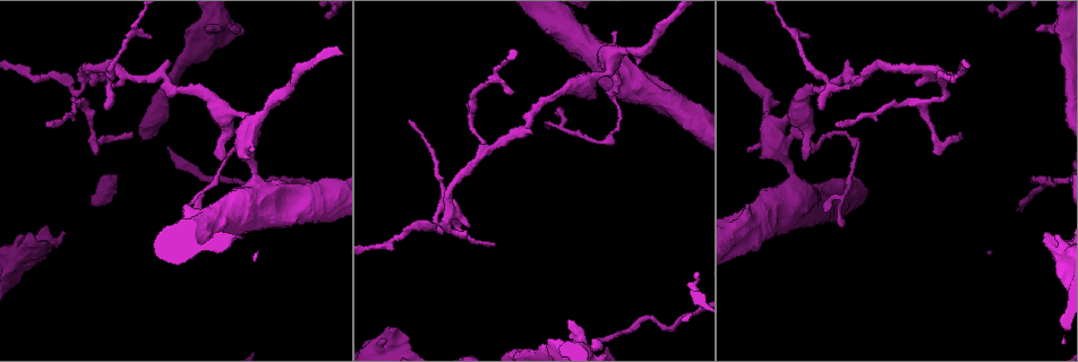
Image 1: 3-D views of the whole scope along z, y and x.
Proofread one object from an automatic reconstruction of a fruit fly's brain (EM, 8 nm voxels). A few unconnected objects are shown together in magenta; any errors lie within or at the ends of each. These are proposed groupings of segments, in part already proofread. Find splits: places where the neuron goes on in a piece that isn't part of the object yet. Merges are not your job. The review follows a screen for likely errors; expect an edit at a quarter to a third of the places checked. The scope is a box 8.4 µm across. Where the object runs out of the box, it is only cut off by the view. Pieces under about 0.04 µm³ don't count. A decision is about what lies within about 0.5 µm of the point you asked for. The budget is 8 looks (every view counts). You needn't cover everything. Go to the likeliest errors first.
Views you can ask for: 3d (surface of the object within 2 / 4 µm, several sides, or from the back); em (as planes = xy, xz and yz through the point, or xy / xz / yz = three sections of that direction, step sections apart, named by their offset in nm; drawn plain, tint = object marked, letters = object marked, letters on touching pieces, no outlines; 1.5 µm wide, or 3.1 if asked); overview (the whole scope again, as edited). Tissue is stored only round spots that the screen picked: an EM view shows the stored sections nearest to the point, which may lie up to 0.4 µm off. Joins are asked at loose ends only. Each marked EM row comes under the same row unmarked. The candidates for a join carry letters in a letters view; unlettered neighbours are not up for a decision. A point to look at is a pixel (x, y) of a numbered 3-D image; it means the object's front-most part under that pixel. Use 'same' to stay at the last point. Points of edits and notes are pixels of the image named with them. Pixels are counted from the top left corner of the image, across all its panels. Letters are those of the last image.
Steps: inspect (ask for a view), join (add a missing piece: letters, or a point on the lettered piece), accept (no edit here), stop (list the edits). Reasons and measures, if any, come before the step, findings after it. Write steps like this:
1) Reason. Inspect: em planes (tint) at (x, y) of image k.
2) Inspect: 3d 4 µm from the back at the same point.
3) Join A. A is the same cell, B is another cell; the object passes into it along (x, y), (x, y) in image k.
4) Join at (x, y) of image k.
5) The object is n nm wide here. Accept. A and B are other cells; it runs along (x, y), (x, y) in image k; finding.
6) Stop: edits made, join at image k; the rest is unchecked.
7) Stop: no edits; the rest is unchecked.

Branch stops here. Inspect: em yz step 4 (letters) at (206, 27) of image 1.

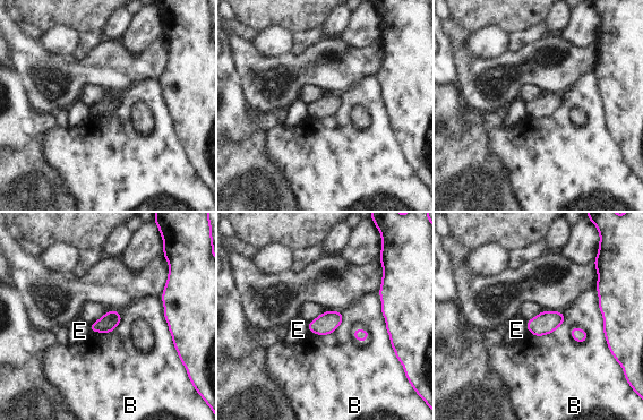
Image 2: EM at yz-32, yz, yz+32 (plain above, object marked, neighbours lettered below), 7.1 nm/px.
Inspect: em planes (letters) at the same point.

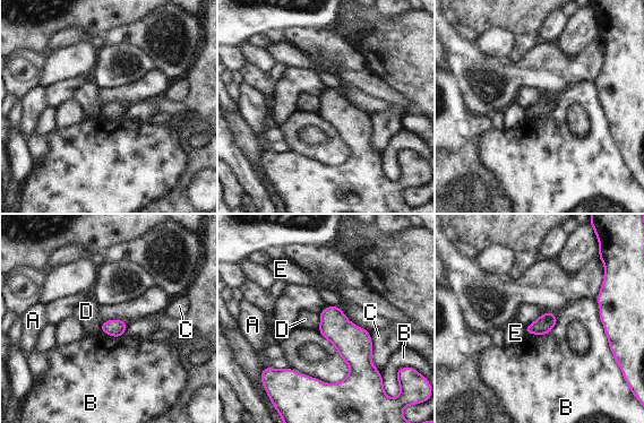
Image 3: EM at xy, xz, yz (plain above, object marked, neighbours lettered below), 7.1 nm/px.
The longest contact is with B, 440 nm. Accept. A, B, C, D and E are other cells; a border runs along (319, 314), (319, 327), (317, 329) in image 3; none of them fits.

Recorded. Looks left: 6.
Inspect: em xz step 4 (letters) at (99, 74) of image 1.

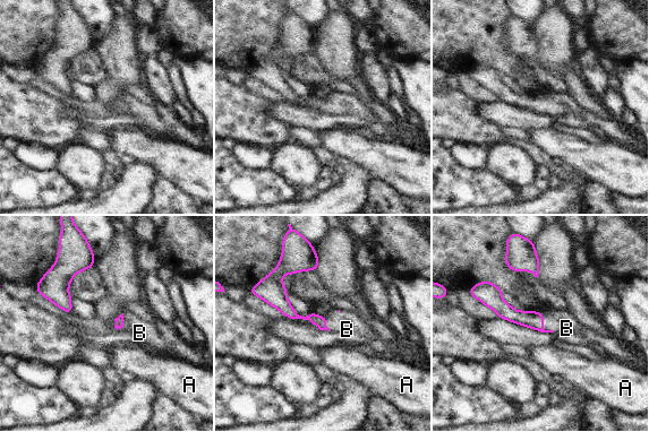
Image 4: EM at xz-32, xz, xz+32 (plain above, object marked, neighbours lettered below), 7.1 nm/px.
Cut it another way. Inspect: em planes (letters) at the same point.

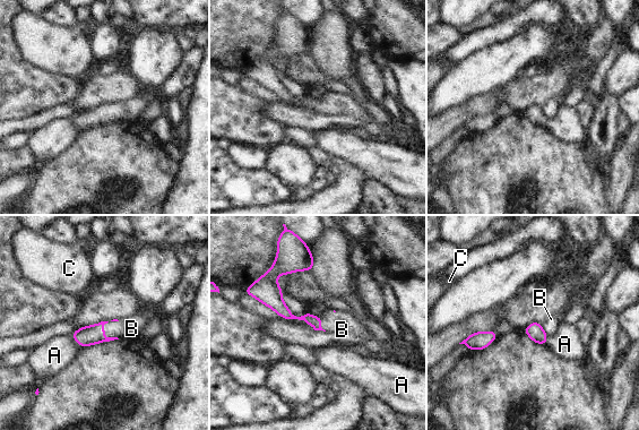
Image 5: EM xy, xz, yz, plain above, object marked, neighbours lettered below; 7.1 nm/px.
Accept. A, B and C are other cells; a border runs along (105, 323), (104, 335), (118, 338) in image 5; none of them fits.

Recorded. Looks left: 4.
Branch stops here. Inspect: 3d 2 µm from the back at (510, 94) of image 1.

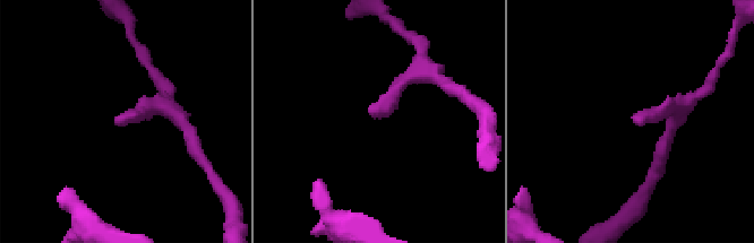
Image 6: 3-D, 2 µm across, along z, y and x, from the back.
Now the EM. Inspect: em planes (letters) at (120, 125) of image 6.

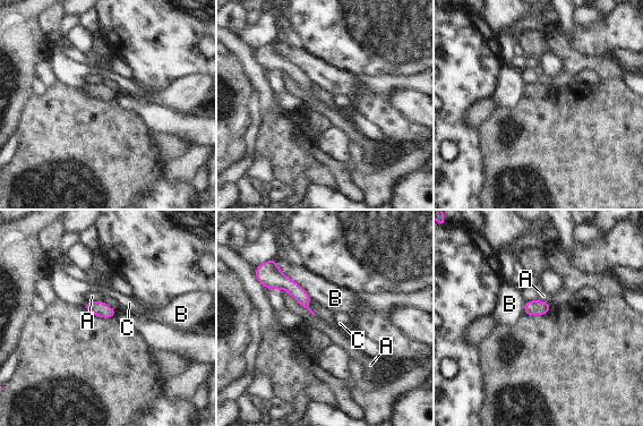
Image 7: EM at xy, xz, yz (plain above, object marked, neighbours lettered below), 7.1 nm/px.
The longest contact is with B, 380 nm. Accept. A, B and C are other cells; a border runs along (276, 261), (276, 266), (311, 298) in image 7; none of them fits.

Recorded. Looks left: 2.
Stop: no edits; the rest is unchecked.

